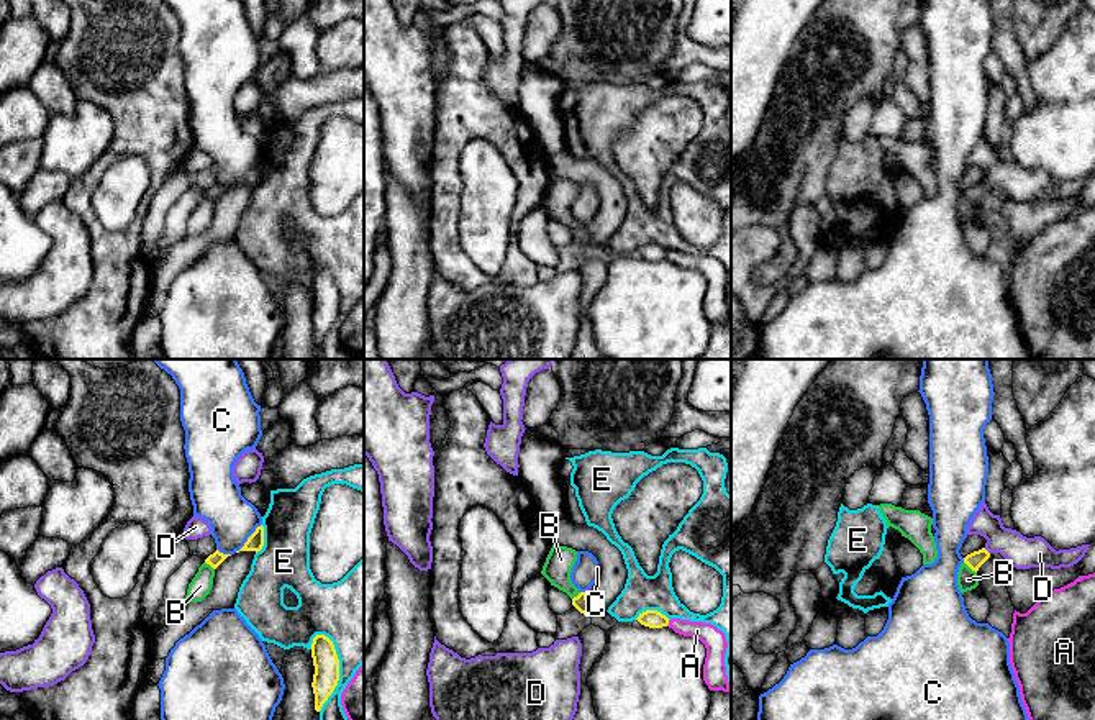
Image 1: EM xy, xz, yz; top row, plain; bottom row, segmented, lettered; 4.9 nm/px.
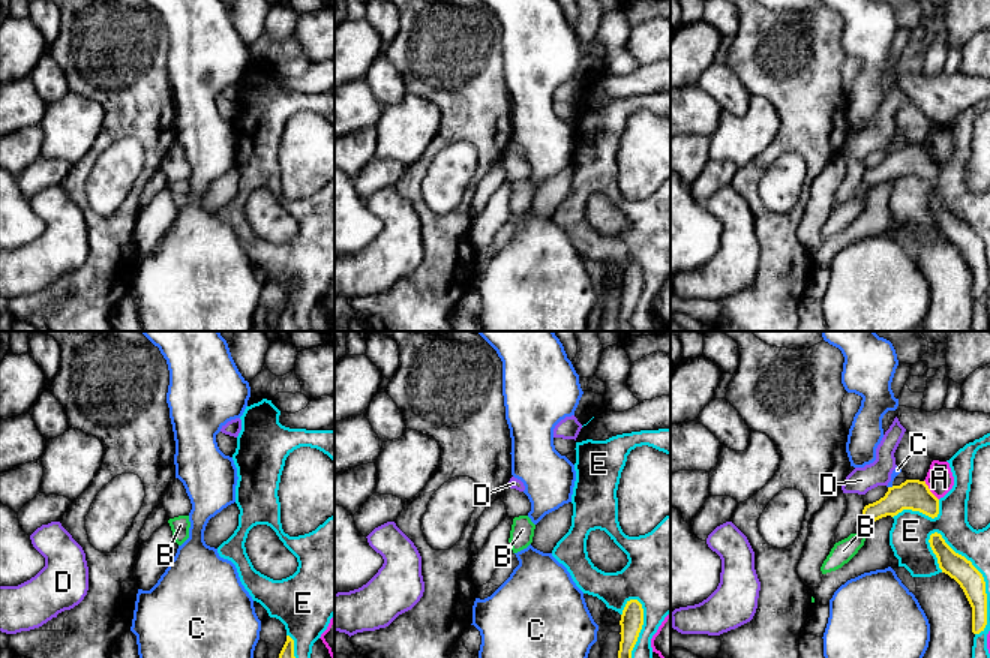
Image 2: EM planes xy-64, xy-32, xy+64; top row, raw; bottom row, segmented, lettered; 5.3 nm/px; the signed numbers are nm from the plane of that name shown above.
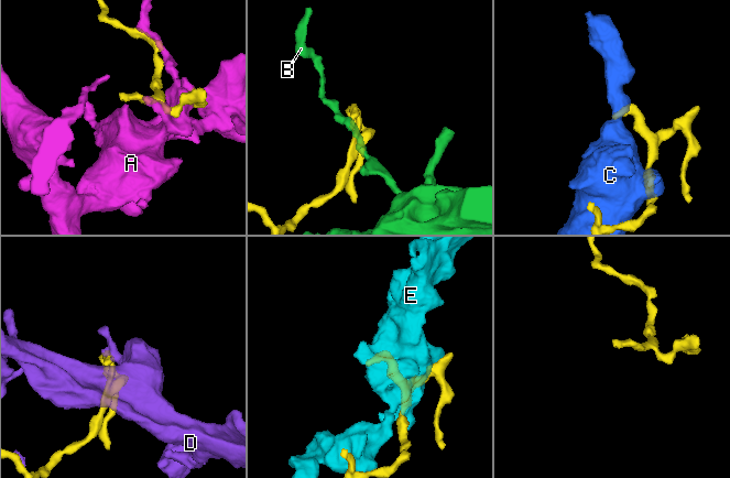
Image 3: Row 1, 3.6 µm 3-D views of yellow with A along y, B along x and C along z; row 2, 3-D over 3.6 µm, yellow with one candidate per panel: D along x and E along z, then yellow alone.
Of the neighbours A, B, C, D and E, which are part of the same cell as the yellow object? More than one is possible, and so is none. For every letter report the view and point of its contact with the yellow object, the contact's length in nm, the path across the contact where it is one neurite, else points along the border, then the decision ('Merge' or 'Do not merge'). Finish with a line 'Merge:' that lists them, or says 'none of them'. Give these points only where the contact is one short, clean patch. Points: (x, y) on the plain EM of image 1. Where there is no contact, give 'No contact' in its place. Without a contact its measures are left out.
A: Touches yellow at xz (667, 256). Shared border 40 nm. Do not merge
B: Touches yellow at yz (971, 200). Shared border 90 nm. Boundary: yz (964, 194), (976, 205). Do not merge
C: Touches yellow at xy (248, 171). Shared border 190 nm. Do not merge
D: Touches yellow at yz (987, 184). Shared border 40 nm. Path across: yz (977, 191), (987, 184), (1020, 184). Merge
E: Touches yellow at xy (338, 305). Shared border 380 nm. Do not merge
Merge: D

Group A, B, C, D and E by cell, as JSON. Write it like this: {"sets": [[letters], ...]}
{"sets": [["A"], ["B"], ["C"], ["D"], ["E"]]}

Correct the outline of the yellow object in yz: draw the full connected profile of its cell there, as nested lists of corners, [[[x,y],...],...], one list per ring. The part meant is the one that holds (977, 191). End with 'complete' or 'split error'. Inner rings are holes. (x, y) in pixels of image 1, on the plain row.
[[[985,134],[972,149],[967,159],[967,167],[980,167],[987,172],[982,182],[964,190],[964,195],[975,205],[992,185],[1000,185],[1006,192],[1008,198],[1016,202],[1070,200],[1085,189],[1090,179],[1082,177],[1077,180],[1056,184],[1041,169],[1026,171],[1016,162],[1005,161],[1000,148],[993,148]]] | split error

